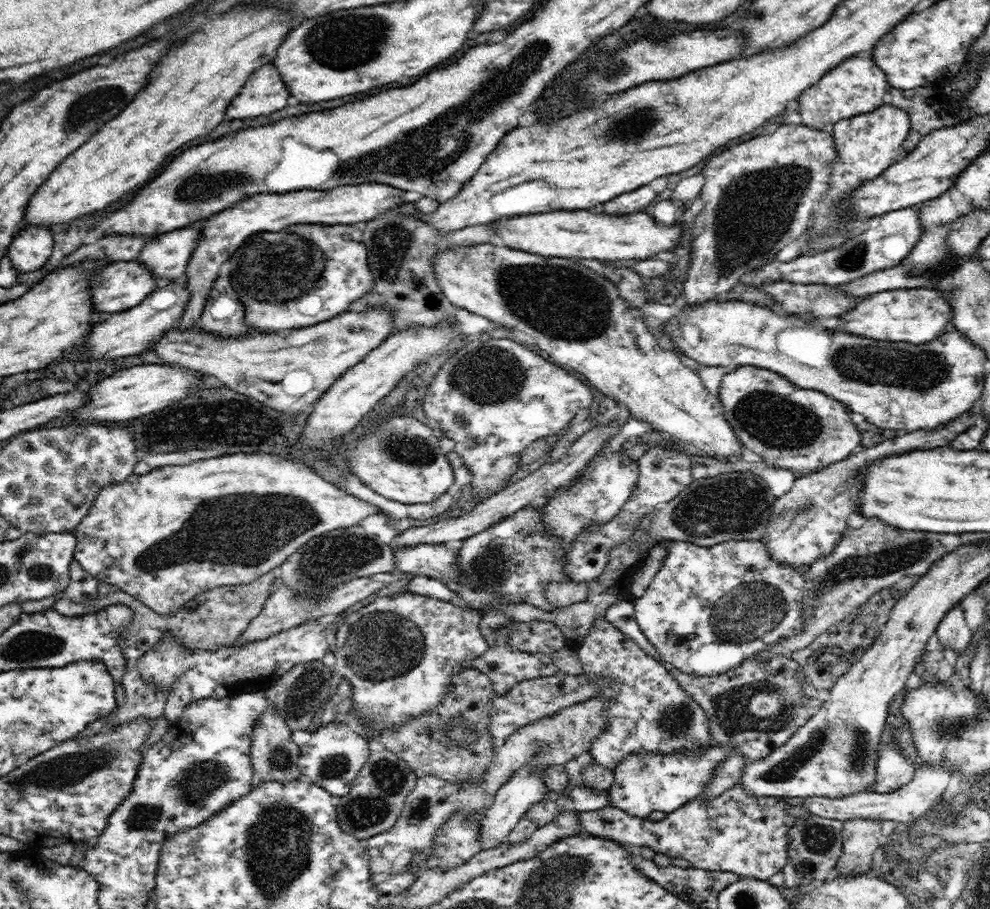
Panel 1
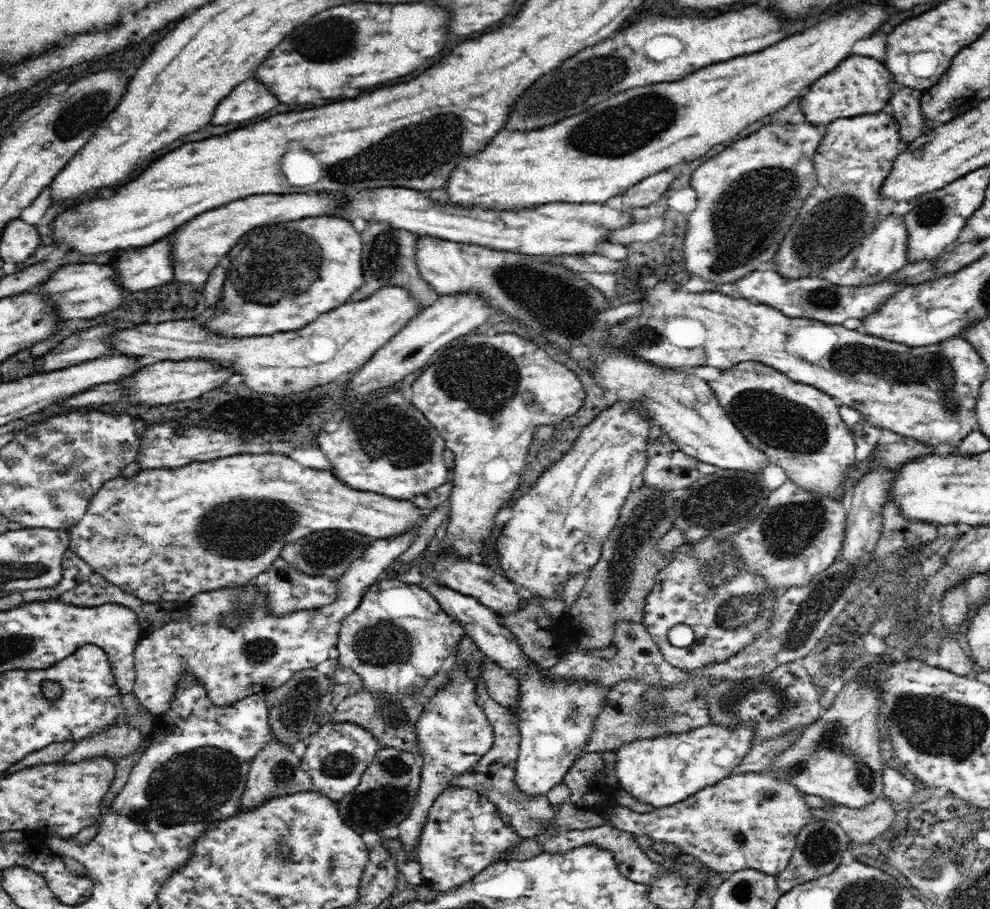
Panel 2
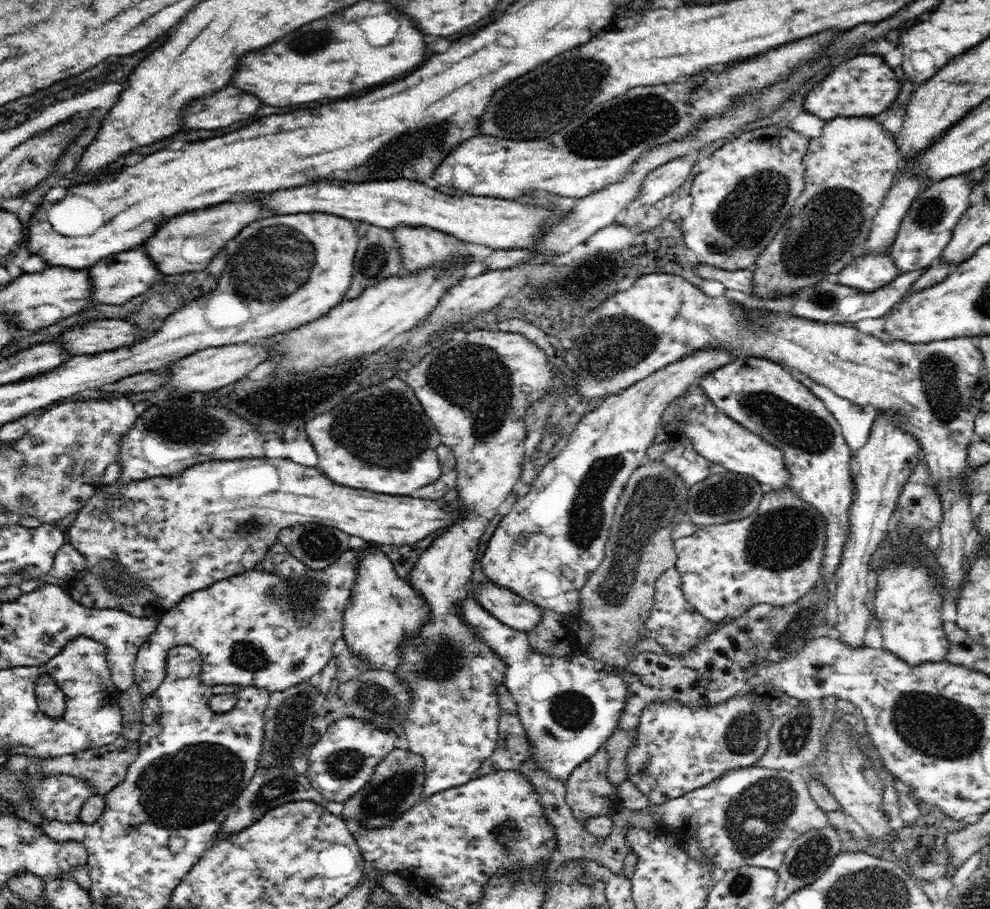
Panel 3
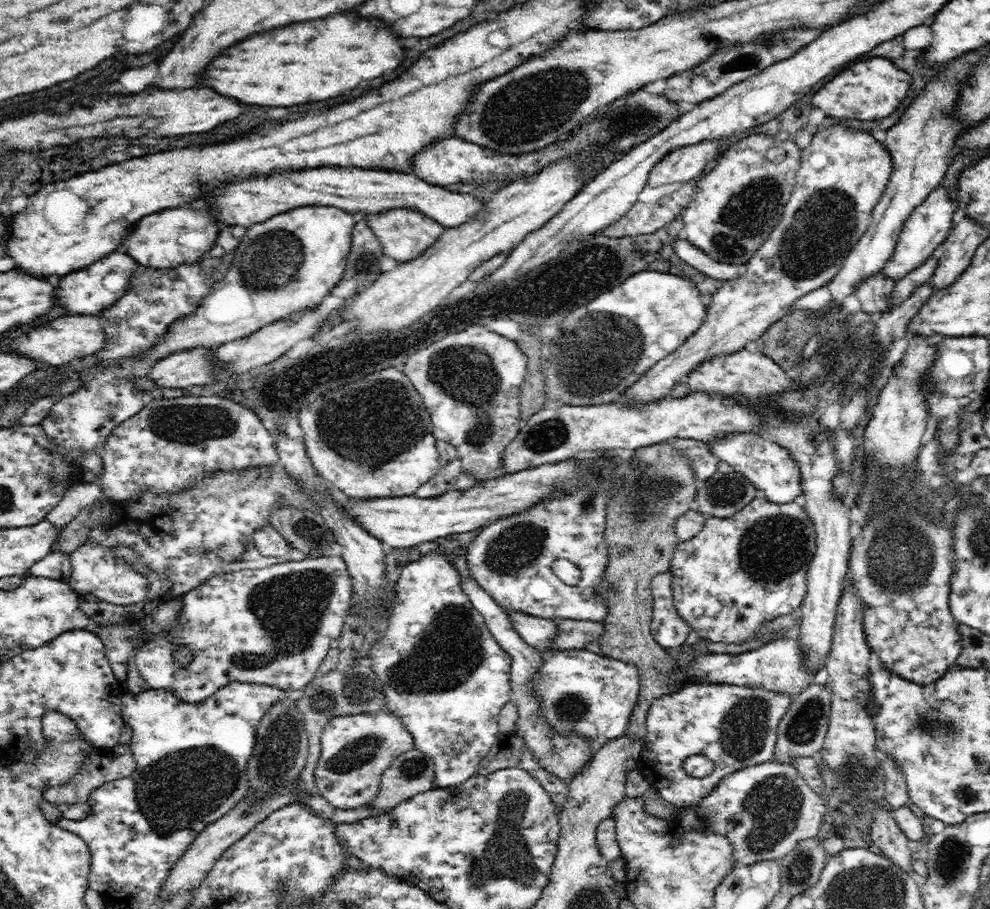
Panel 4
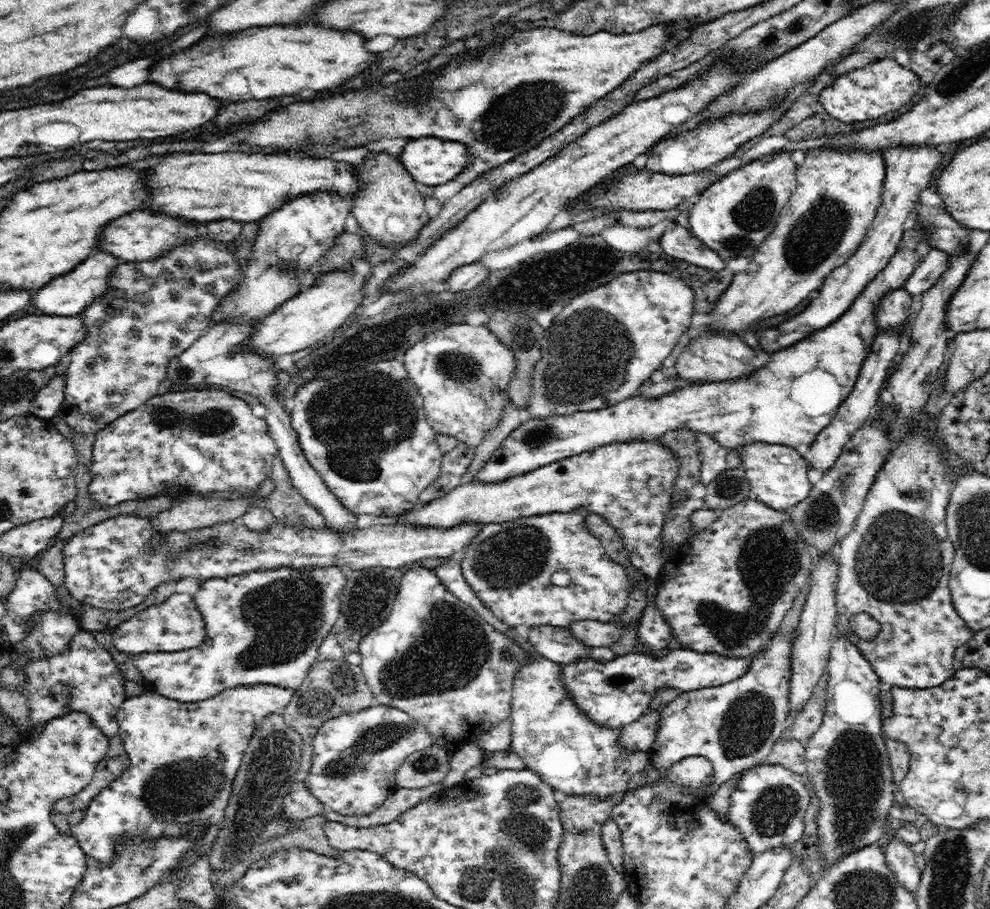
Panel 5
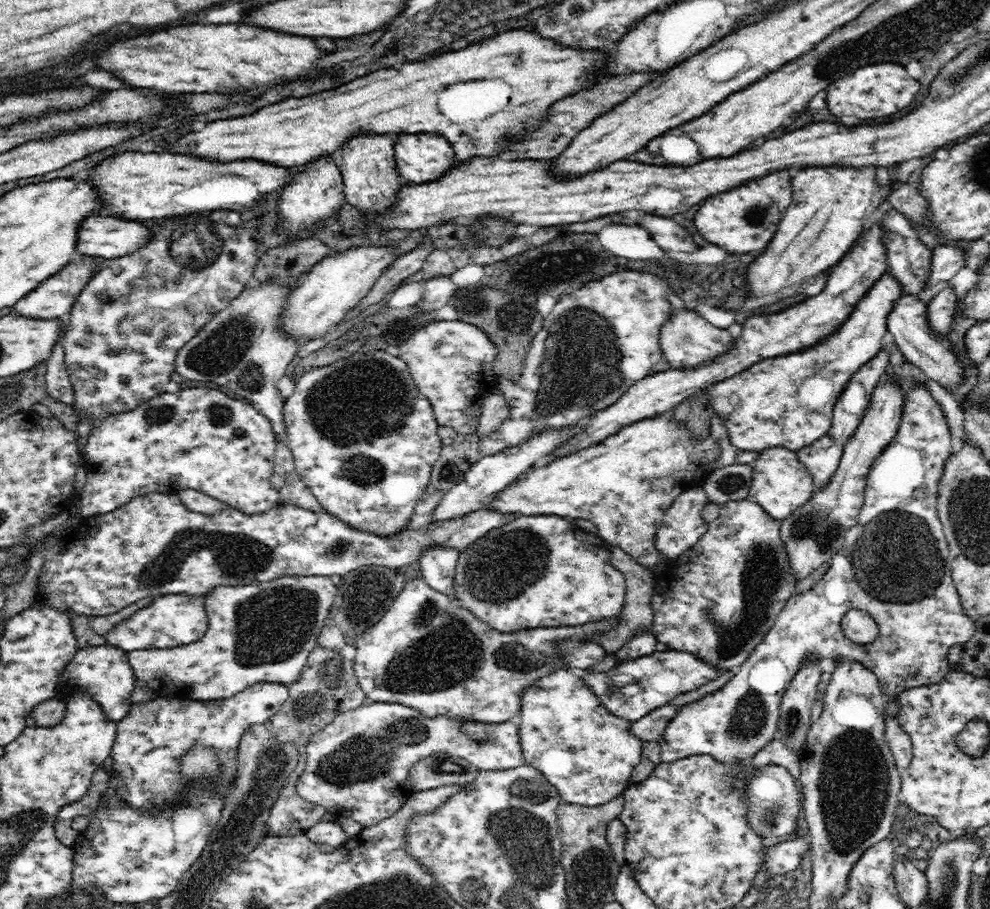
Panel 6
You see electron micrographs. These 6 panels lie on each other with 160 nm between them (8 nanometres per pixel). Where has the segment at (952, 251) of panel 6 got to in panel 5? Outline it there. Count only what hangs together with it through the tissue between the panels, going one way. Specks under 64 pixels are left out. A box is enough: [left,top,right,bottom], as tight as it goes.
[904,248,949,310]

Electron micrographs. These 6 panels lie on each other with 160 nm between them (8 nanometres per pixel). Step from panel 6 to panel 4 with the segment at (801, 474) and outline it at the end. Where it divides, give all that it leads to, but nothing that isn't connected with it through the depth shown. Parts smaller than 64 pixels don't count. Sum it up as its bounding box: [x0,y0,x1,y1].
[709,432,802,504]

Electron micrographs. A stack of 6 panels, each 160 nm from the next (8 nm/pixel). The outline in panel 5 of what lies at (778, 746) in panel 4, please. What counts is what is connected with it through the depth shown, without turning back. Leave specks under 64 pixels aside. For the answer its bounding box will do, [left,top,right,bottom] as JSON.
[791,673,829,747]

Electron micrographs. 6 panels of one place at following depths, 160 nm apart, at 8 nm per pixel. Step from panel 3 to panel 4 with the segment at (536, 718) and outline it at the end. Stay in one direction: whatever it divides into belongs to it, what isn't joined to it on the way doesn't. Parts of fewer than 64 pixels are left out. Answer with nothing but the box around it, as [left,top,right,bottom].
[529,649,641,752]

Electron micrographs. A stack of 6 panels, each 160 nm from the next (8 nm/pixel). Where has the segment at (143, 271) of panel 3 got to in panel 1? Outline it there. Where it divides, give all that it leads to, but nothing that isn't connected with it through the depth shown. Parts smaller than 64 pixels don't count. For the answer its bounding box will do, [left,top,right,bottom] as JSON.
[140,228,199,283]

